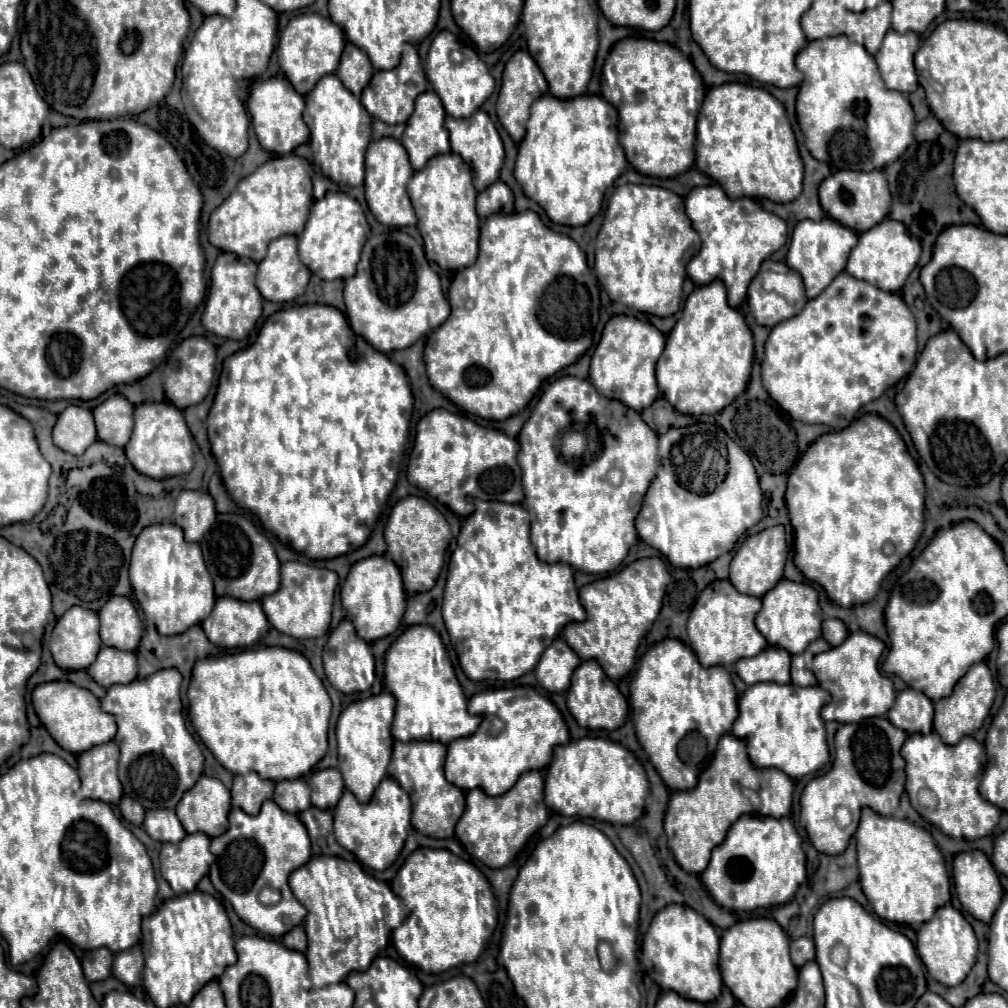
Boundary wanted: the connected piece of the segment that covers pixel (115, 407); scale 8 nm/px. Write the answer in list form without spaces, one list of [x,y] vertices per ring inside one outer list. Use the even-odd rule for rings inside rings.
[[[112,394],[92,412],[96,420],[98,438],[110,446],[126,446],[132,434],[134,406],[122,394]]]

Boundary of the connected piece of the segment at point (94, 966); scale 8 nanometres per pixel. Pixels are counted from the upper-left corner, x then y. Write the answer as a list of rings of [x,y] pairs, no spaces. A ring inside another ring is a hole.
[[[96,948],[96,950],[86,952],[82,958],[86,980],[96,982],[96,980],[108,978],[112,970],[112,960],[114,960],[114,954],[108,948]]]

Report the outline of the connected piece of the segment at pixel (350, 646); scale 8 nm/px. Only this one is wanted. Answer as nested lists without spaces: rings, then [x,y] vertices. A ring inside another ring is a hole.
[[[342,620],[338,624],[338,628],[332,630],[332,634],[328,636],[328,642],[324,646],[322,658],[324,658],[326,678],[336,690],[340,690],[344,694],[352,694],[352,692],[368,690],[372,686],[372,682],[374,682],[374,656],[370,652],[370,644],[364,642],[356,634],[350,620]]]

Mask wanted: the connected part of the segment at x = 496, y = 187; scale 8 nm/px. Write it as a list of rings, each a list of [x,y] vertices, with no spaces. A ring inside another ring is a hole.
[[[496,180],[490,188],[486,188],[478,194],[476,211],[480,218],[486,218],[494,212],[502,212],[502,214],[514,212],[512,190],[502,180]]]

